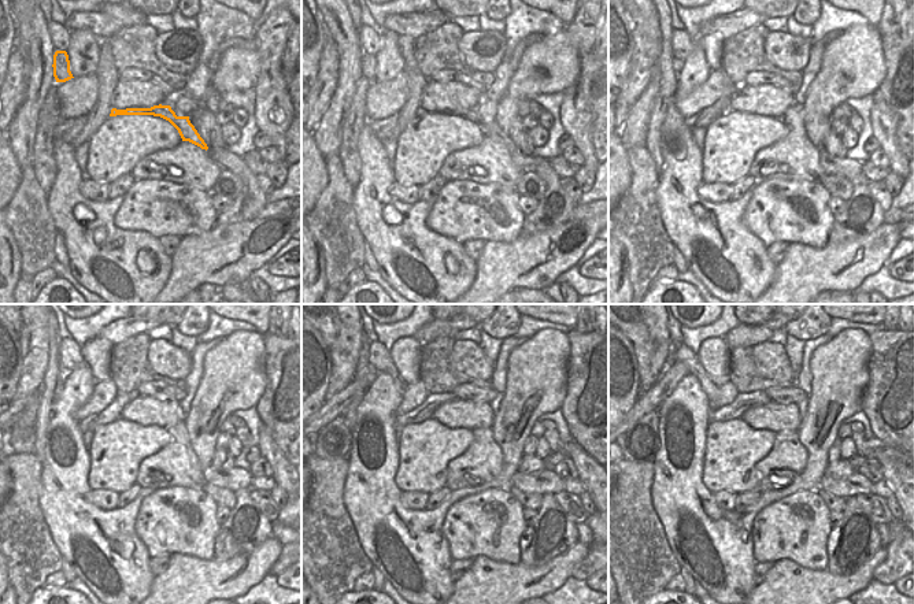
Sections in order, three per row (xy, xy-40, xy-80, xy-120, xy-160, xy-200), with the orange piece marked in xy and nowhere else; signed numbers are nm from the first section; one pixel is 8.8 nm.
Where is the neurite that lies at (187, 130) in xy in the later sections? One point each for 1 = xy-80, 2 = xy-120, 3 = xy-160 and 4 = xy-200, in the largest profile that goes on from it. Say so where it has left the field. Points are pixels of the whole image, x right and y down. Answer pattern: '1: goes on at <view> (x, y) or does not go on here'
1: goes on at xy-80 (847, 167)
2: goes on at xy-120 (236, 478)
3: goes on at xy-160 (547, 481)
4: goes on at xy-200 (855, 484)

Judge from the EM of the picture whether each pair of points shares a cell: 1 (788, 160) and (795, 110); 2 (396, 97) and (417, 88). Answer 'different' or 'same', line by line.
1: same
2: different

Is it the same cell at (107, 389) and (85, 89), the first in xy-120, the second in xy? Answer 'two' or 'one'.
one

